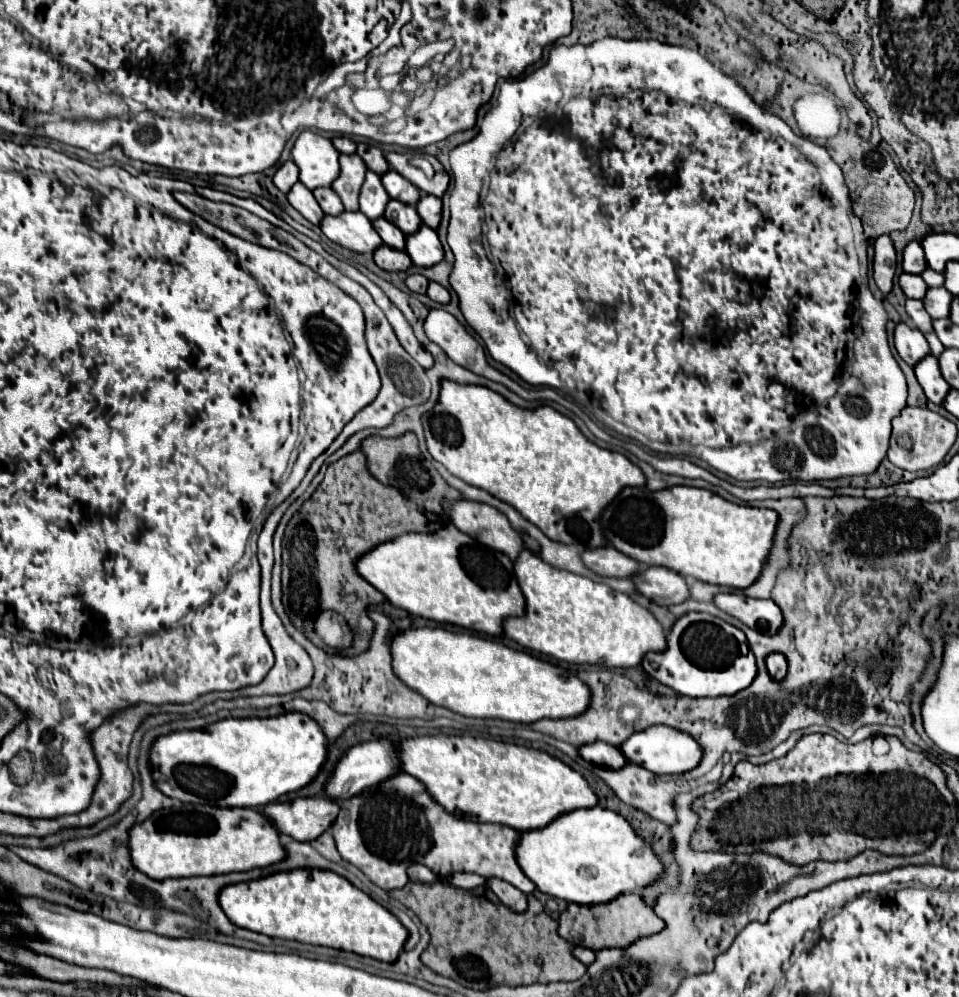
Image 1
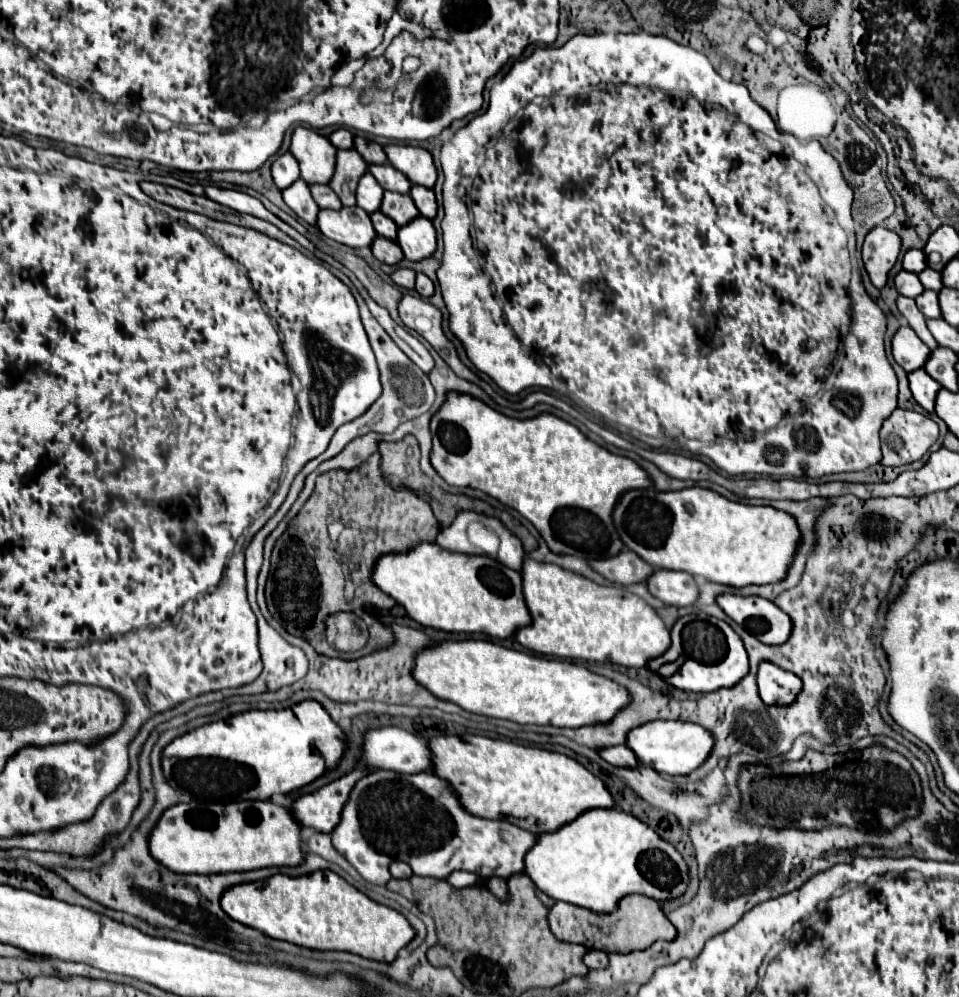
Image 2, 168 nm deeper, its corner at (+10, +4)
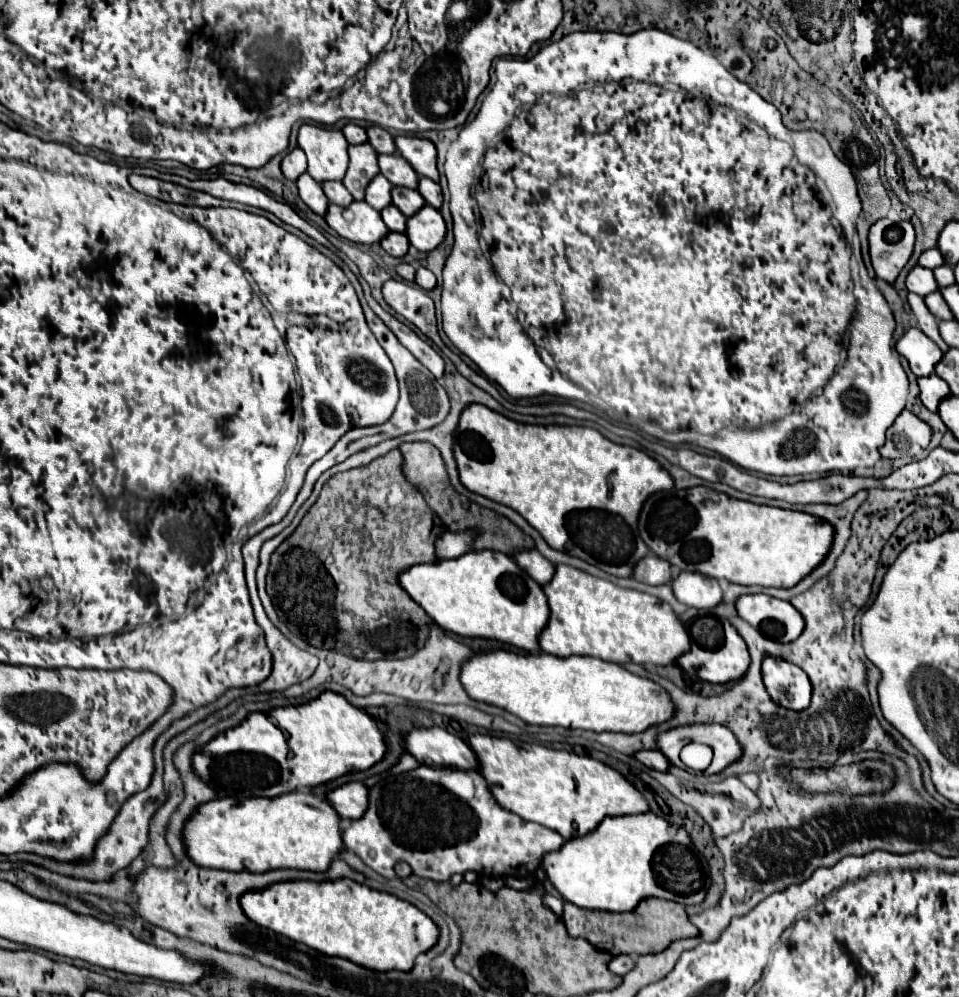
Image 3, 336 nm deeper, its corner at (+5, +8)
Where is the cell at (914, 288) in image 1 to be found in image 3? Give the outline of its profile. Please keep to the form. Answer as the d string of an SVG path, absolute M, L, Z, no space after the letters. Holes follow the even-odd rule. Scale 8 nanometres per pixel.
M915 266L907 276L907 288L909 288L909 292L915 292L919 296L927 296L931 292L937 292L939 286L933 276L933 270L923 268L923 266Z

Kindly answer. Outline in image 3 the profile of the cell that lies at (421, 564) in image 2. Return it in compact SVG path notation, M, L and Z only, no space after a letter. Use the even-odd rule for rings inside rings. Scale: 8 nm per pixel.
M493 550L467 552L453 560L439 560L431 566L411 566L399 576L403 590L439 624L443 630L465 638L489 638L525 652L539 652L539 634L547 626L549 606L543 588L535 584L509 556Z

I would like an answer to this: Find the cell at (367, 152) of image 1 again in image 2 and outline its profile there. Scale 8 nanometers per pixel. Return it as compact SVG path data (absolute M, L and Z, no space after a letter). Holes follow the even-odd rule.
M356 136L356 138L354 138L354 150L356 150L368 164L382 164L382 162L386 162L386 154L384 154L382 146L376 144L376 142L368 142L366 138Z

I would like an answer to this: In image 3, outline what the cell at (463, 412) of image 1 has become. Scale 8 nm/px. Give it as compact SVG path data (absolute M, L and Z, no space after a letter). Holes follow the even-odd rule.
M471 404L461 414L455 432L455 460L461 482L471 492L519 512L553 550L567 552L605 570L607 574L623 578L629 578L635 564L649 552L637 532L637 522L645 500L655 492L671 490L675 486L669 472L655 458L639 448L615 444L593 428L525 426L481 404Z

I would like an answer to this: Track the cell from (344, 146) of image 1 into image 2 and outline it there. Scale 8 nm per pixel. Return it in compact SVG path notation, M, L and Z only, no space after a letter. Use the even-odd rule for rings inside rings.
M340 128L340 130L336 130L336 132L330 134L330 142L332 142L336 148L352 148L352 140L354 140L354 136L352 136L352 132L346 130L346 128Z

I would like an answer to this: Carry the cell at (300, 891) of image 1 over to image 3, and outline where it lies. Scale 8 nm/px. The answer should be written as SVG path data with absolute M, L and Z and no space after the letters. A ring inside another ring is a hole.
M341 878L335 882L281 882L261 892L241 896L241 908L251 922L293 938L327 956L347 958L365 968L409 972L415 958L439 940L439 926L417 906L395 904L395 896Z

